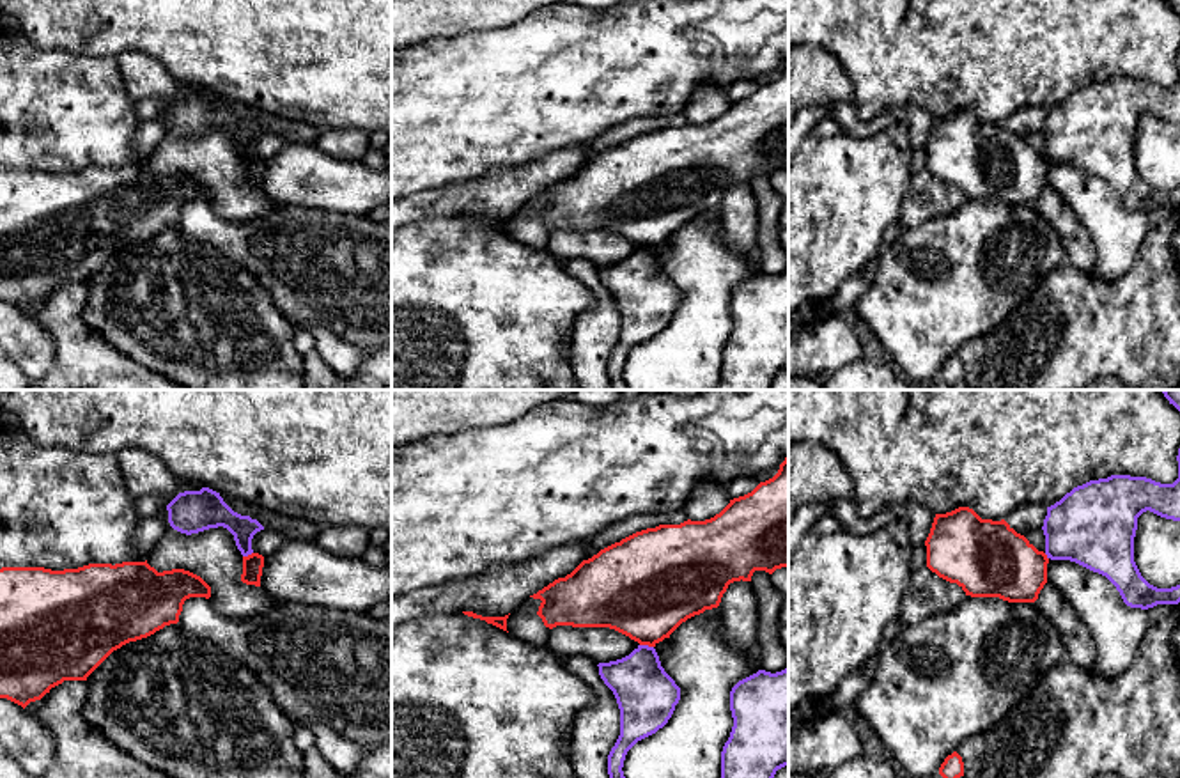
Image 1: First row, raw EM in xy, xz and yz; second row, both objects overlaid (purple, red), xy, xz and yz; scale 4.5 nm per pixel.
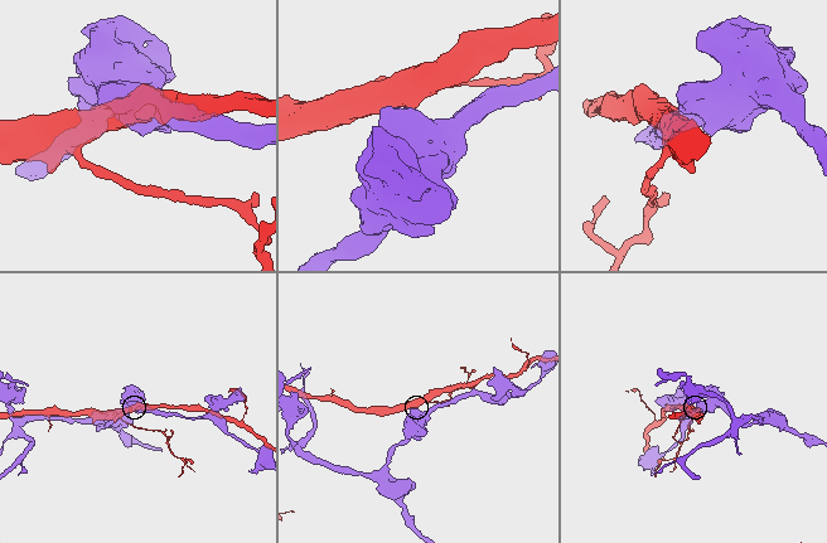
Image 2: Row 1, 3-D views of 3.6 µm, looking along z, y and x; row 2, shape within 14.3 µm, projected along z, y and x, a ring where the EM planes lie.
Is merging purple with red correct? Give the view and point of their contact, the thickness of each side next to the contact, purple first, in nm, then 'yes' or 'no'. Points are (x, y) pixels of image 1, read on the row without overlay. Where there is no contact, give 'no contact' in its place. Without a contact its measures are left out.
contact xz (647, 248); calibres 280 and 440 nm; yes

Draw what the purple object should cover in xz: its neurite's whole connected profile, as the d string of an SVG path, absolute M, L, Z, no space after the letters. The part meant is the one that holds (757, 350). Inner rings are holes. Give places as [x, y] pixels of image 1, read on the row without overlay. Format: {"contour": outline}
{"contour": "M788 269L739 284L730 294L734 330L721 354L721 381L716 390L771 390L778 372L788 369Z"}

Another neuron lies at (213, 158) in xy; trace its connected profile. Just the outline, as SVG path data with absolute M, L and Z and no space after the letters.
M167 112L159 122L165 135L147 161L158 175L184 172L200 179L211 190L211 209L225 220L248 222L276 207L262 190L241 184L243 158L227 131L218 129L186 138L170 129Z

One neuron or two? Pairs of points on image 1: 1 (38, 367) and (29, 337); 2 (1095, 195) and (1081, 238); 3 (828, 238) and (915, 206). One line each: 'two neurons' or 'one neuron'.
1: one neuron
2: two neurons
3: two neurons

